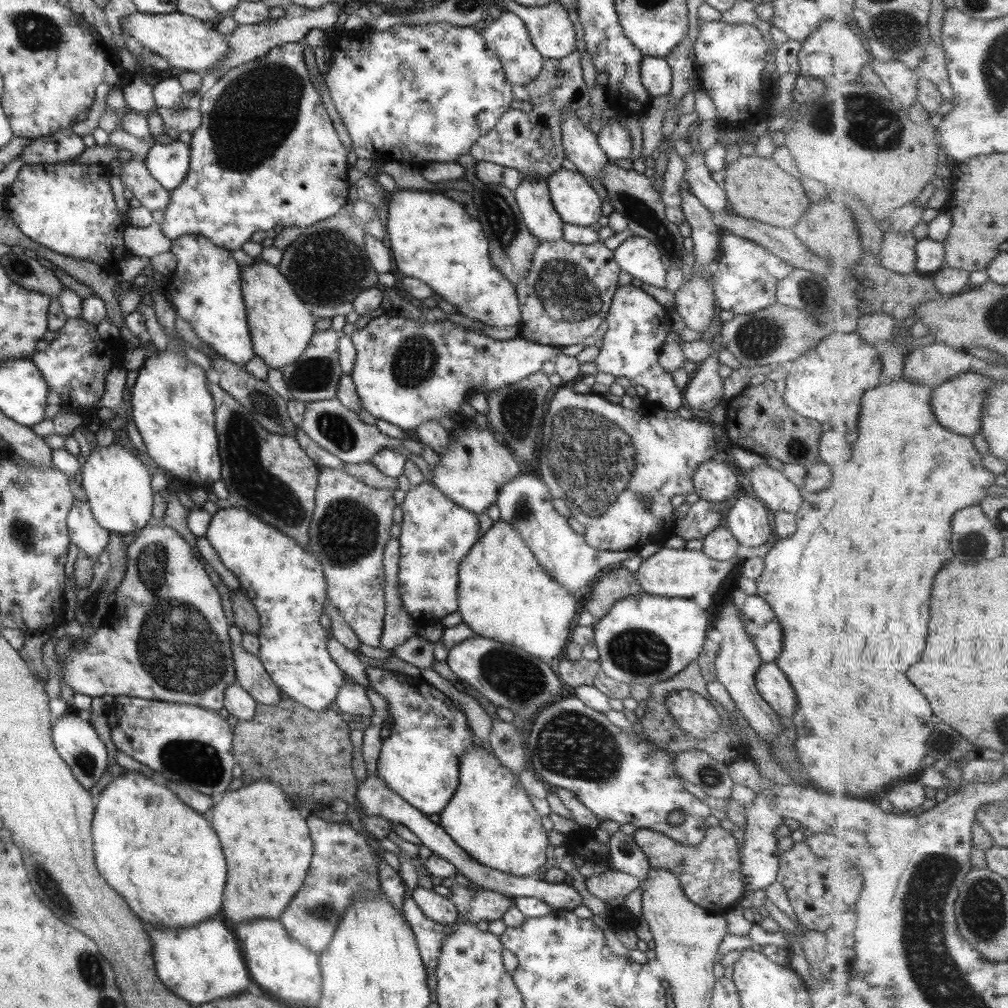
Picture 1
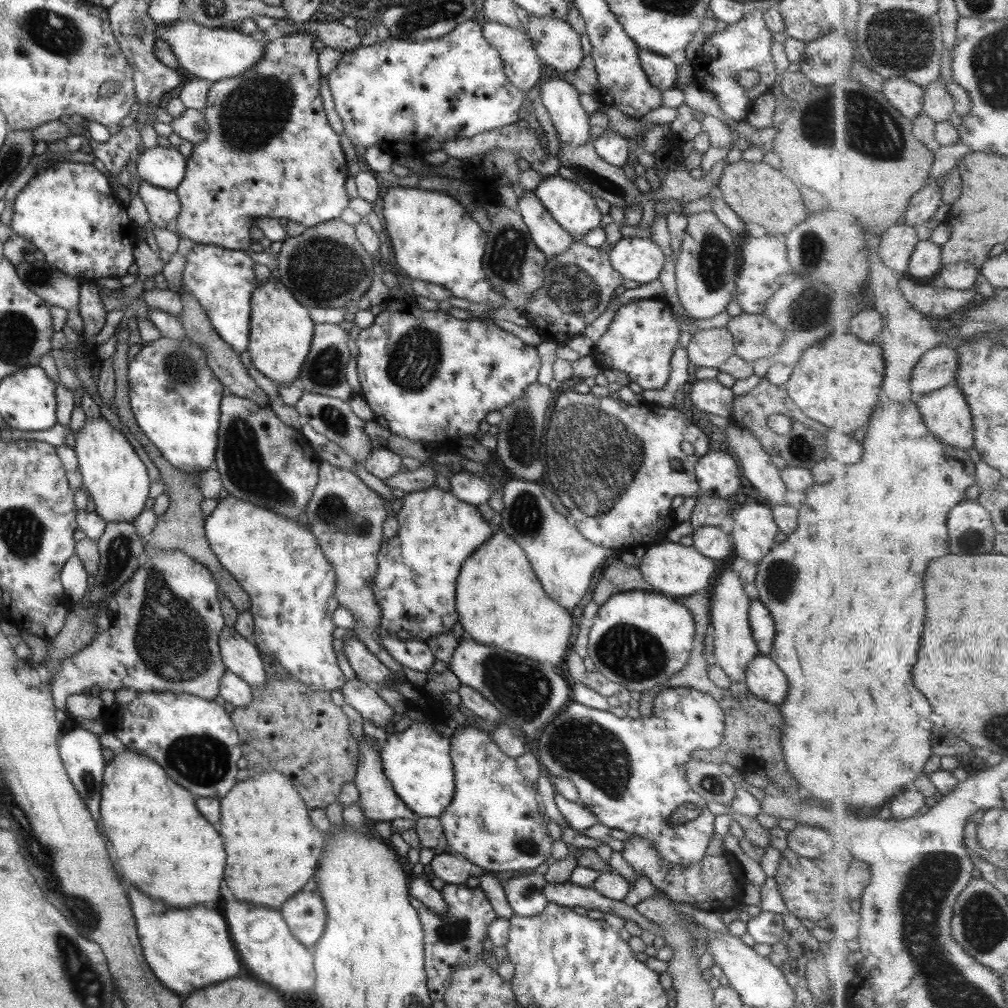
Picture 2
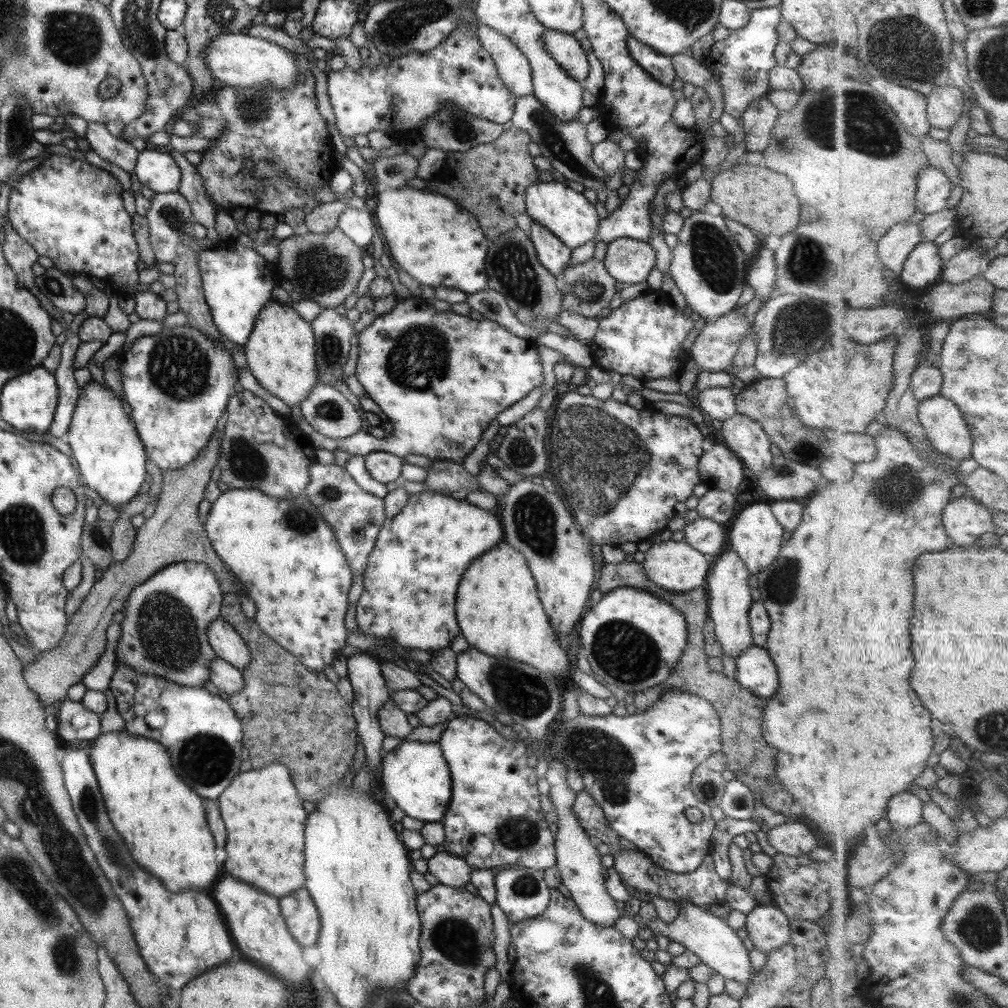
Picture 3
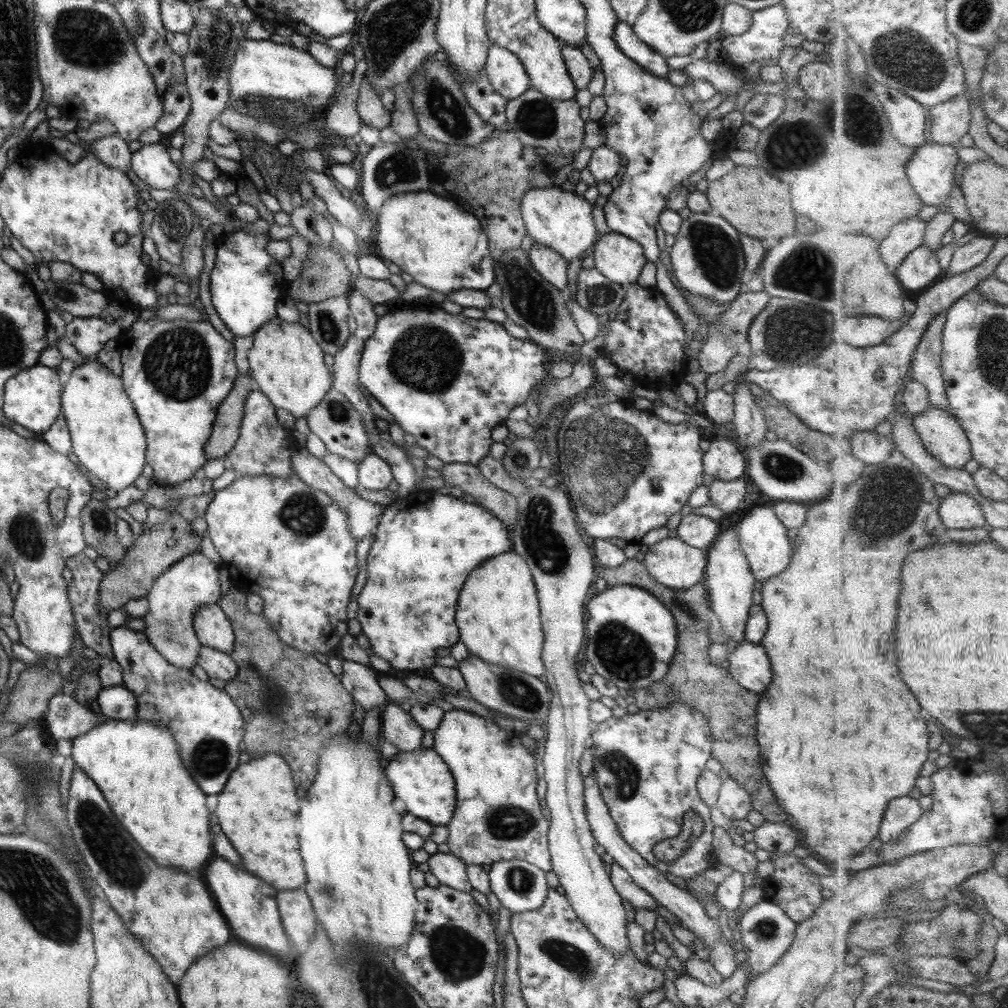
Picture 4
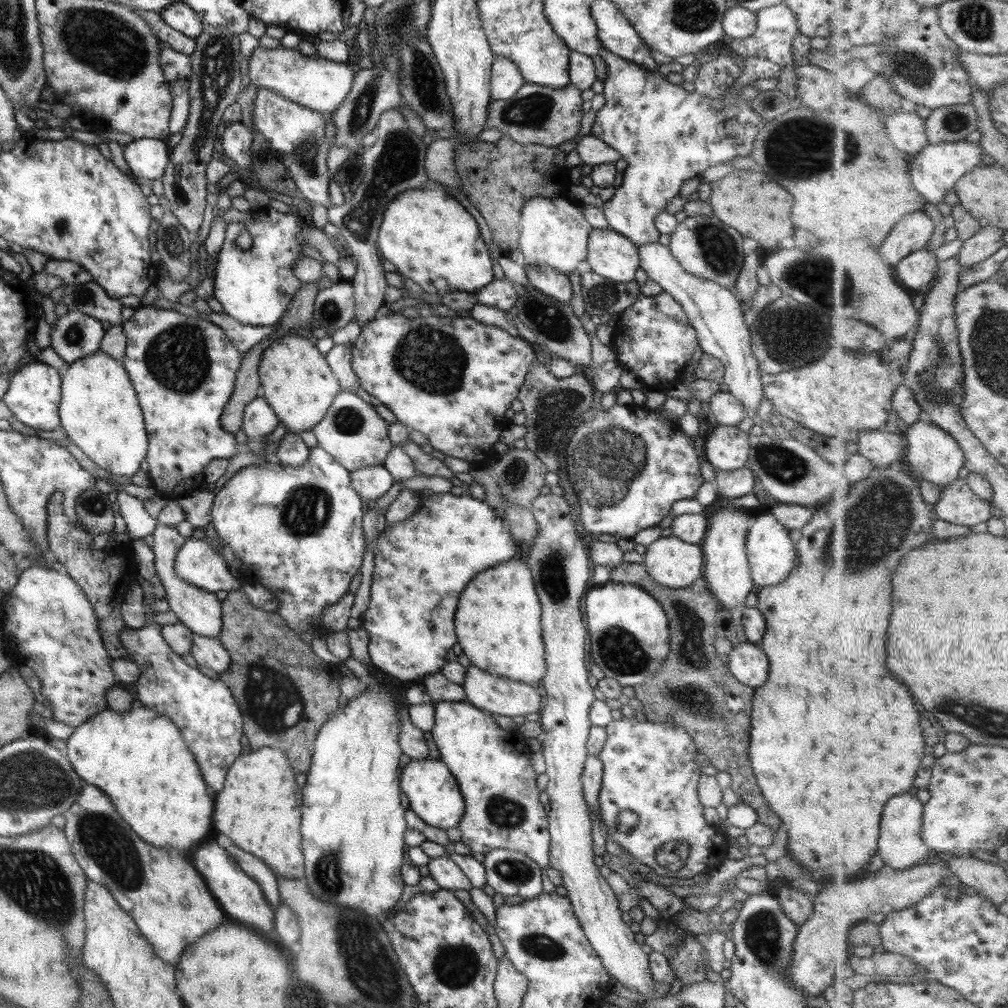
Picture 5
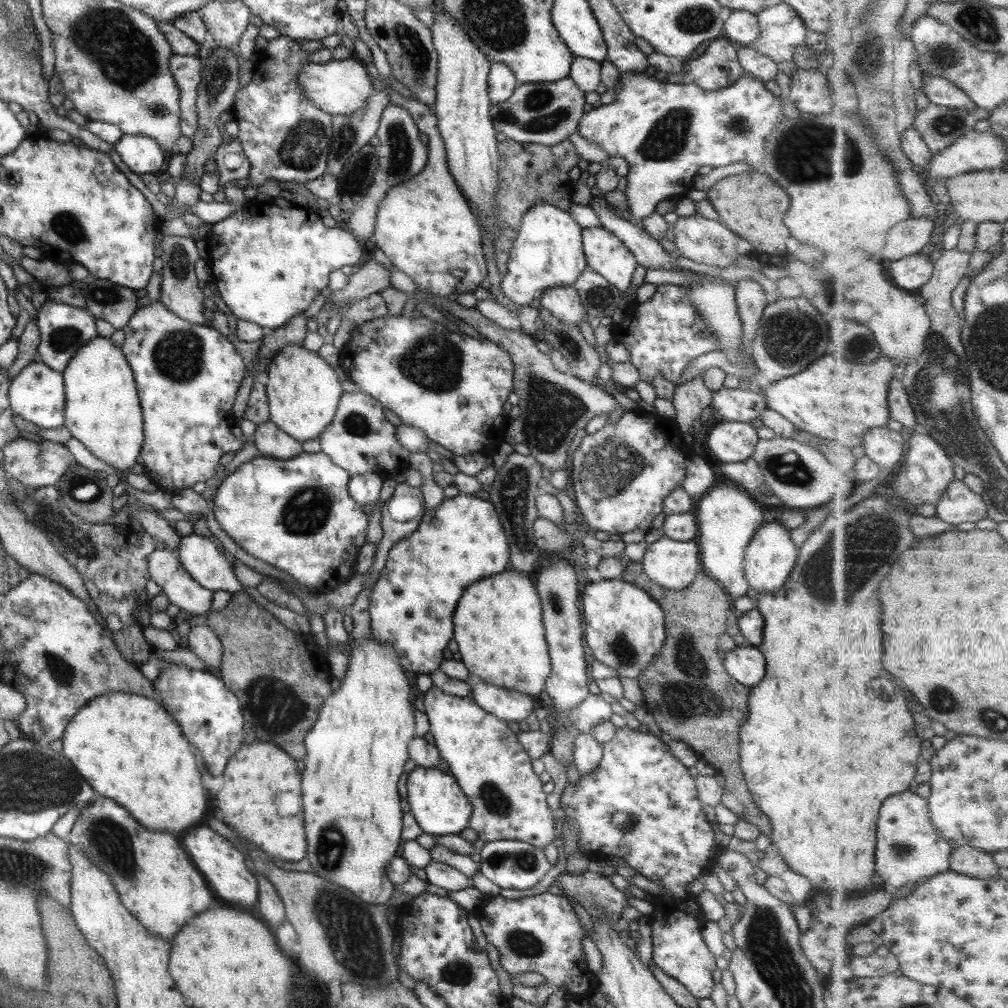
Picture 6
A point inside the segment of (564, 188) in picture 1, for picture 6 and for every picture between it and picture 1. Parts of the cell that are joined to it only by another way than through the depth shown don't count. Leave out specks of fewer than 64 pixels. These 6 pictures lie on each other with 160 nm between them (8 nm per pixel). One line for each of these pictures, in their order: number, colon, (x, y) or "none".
2: (573, 209)
3: (565, 213)
4: (562, 221)
5: (552, 232)
6: (546, 251)

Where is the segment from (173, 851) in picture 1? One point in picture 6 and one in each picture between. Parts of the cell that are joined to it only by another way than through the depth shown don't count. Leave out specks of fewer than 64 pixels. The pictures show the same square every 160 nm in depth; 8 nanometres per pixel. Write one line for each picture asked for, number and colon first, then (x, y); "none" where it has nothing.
2: (162, 845)
3: (163, 822)
4: (135, 764)
5: (137, 758)
6: (127, 747)

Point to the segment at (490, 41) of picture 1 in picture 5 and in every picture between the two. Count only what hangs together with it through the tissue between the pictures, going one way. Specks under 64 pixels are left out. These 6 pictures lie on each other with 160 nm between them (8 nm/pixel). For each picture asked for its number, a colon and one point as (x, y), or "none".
2: (520, 63)
3: (514, 72)
4: (505, 73)
5: (505, 80)

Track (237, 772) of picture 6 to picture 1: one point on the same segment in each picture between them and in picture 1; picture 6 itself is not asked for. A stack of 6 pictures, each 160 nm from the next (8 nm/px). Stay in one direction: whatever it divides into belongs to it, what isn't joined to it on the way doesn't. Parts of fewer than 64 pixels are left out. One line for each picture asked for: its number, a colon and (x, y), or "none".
1: (264, 836)
2: (272, 847)
3: (263, 816)
4: (256, 810)
5: (258, 808)

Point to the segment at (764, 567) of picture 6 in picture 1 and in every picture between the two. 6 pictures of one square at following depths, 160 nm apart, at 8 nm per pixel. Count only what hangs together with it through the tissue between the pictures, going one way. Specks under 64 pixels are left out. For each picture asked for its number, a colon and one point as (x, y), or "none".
1: (748, 520)
2: (753, 531)
3: (755, 536)
4: (762, 538)
5: (770, 553)

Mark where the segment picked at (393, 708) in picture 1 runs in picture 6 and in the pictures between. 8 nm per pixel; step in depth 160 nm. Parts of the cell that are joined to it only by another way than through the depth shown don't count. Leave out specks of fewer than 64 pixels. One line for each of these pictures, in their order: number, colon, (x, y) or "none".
2: (416, 761)
3: (413, 776)
4: (420, 778)
5: (433, 795)
6: (439, 807)

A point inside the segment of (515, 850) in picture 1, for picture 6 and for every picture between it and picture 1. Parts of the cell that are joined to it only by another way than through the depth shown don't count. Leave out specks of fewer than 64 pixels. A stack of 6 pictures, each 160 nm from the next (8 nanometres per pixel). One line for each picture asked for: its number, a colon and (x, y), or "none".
2: (494, 820)
3: (494, 793)
4: (497, 816)
5: (491, 767)
6: (491, 768)

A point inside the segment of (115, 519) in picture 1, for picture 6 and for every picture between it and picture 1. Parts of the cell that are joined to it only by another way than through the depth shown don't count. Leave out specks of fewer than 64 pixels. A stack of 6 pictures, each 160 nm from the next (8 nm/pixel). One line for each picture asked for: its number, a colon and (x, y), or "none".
2: (115, 480)
3: (105, 448)
4: (106, 436)
5: (99, 413)
6: (102, 411)

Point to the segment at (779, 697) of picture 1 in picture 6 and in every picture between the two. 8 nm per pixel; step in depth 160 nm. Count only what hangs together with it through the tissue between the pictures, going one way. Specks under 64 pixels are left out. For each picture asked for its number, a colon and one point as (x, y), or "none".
2: (762, 677)
3: (754, 670)
4: (748, 665)
5: (746, 662)
6: (746, 665)

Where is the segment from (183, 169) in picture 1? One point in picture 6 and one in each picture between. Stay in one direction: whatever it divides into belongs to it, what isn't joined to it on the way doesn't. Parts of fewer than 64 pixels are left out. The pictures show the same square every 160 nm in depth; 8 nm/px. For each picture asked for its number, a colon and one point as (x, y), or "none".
2: (163, 166)
3: (154, 168)
4: (150, 163)
5: (146, 158)
6: (141, 155)

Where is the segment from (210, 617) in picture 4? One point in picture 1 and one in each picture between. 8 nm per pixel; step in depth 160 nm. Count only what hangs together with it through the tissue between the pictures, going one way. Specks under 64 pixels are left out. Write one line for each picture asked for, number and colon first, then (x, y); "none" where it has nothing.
1: (251, 676)
2: (240, 656)
3: (225, 643)

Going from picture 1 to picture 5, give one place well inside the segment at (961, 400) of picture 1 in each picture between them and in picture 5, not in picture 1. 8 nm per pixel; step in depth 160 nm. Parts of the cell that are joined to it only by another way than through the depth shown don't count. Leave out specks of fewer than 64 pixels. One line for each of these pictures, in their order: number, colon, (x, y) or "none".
2: (946, 412)
3: (947, 429)
4: (941, 432)
5: (932, 454)

